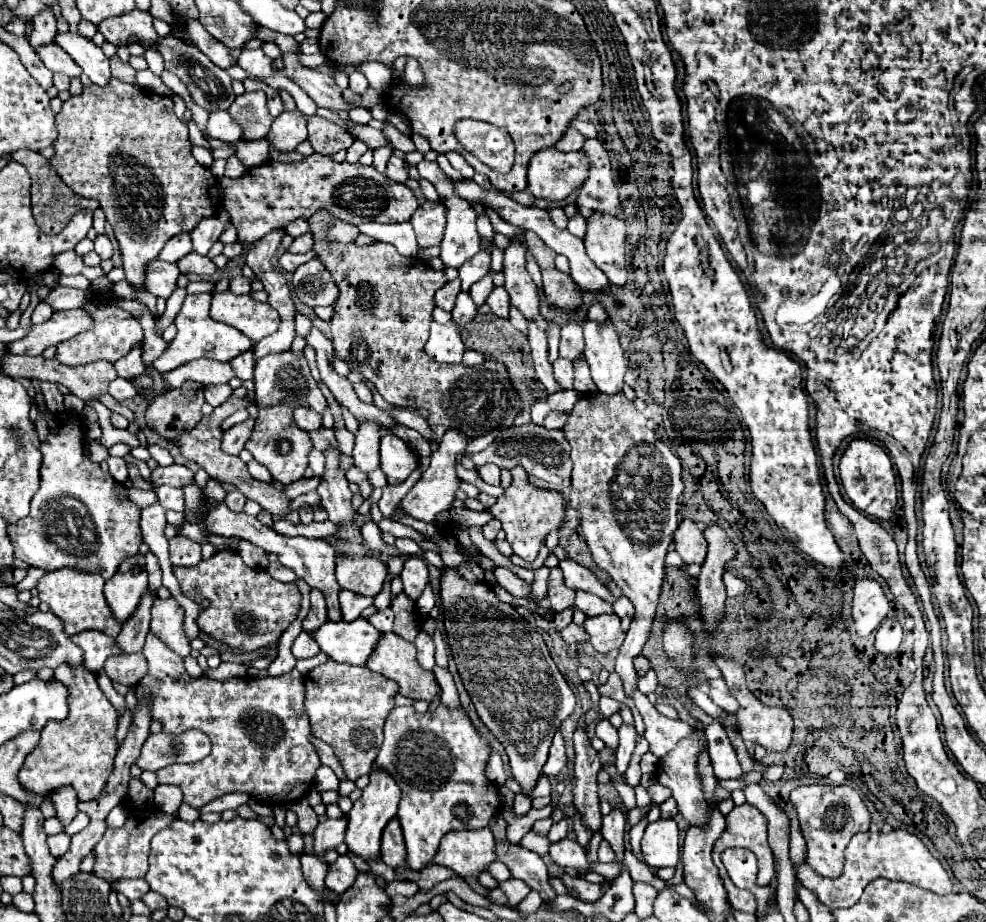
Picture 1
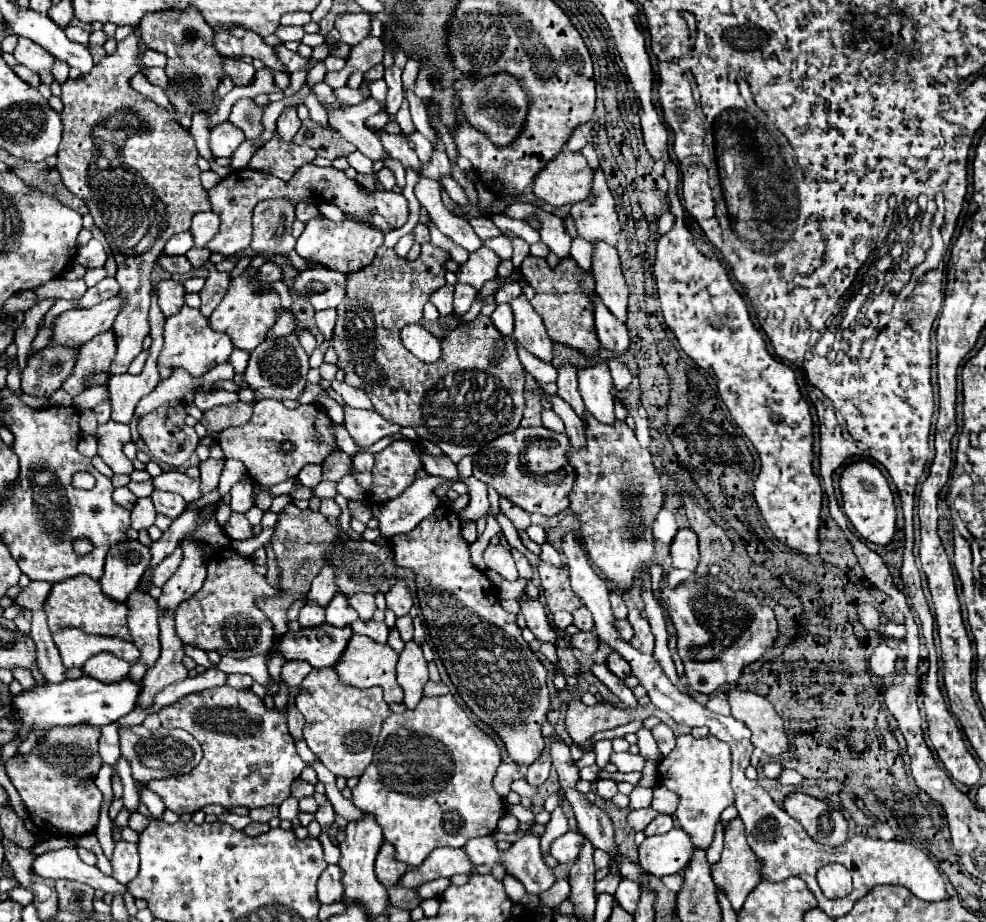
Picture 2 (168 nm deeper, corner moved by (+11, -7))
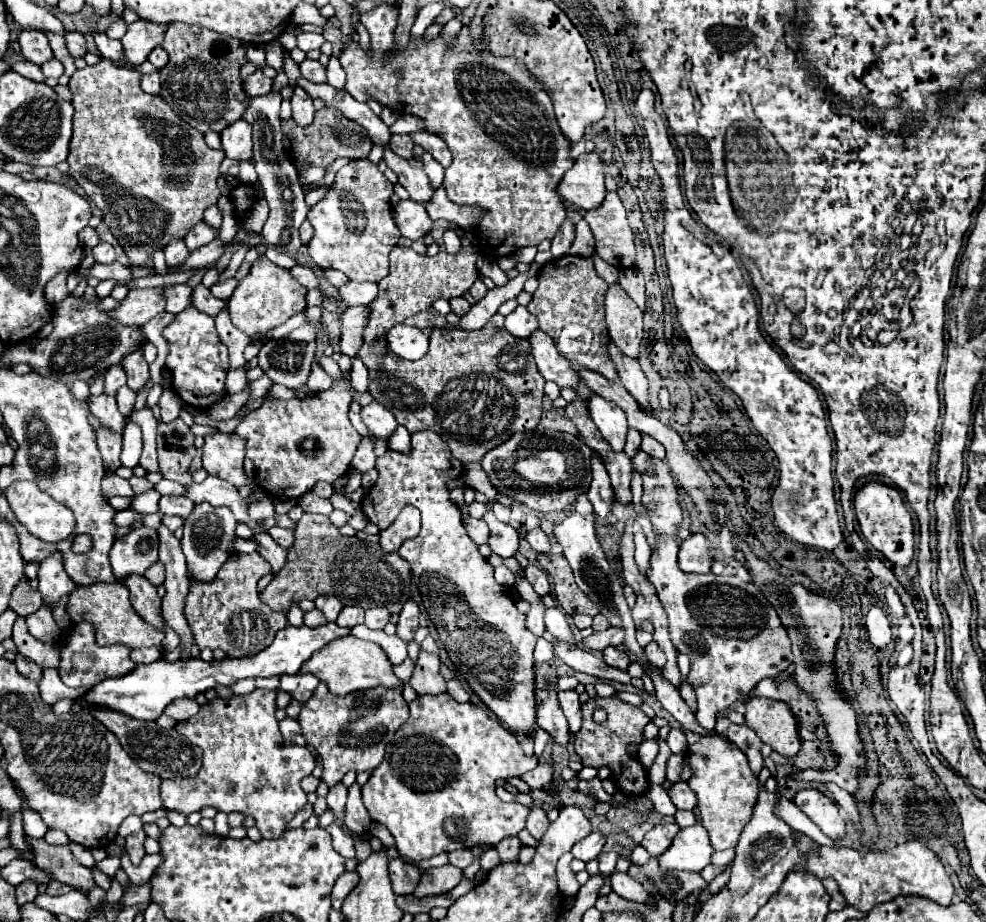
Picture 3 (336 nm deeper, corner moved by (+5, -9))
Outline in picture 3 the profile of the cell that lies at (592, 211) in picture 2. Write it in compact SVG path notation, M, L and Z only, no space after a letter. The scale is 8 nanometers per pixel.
M607 193L599 209L585 213L585 221L589 223L595 239L595 255L617 269L633 267L633 233L629 229L625 207L617 193Z

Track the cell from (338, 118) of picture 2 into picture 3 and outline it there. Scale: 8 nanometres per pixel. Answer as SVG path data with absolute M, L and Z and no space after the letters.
M385 147L383 159L387 161L387 167L399 175L399 183L409 191L409 195L415 203L427 205L431 201L435 189L431 187L429 177L425 175L425 171L421 167L411 167L403 157L395 155L389 147Z

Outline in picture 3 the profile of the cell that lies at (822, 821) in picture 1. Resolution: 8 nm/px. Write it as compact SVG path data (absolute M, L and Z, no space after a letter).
M803 789L793 799L797 807L815 823L821 827L821 831L833 839L843 837L845 833L845 821L839 815L839 809L831 797L817 789Z

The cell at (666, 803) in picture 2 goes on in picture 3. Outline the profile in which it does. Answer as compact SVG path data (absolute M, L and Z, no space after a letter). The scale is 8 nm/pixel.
M675 783L669 791L669 797L677 805L677 809L695 809L695 805L697 805L697 797L687 787L687 783Z

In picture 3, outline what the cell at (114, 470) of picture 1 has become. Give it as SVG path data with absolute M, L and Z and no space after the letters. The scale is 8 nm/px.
M105 475L102 479L101 486L103 495L105 495L107 499L111 499L111 497L115 497L115 495L121 495L121 497L133 497L133 495L135 495L135 493L131 491L129 481L125 481L125 479L117 477L117 475Z

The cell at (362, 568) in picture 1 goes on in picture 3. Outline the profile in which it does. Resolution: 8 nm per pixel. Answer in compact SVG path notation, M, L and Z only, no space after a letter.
M371 607L365 611L365 625L371 629L383 629L389 623L389 611L385 607Z

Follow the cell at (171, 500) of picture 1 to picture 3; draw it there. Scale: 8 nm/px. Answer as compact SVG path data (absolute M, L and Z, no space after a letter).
M165 495L159 501L159 511L163 515L177 515L177 517L187 517L193 511L195 503L187 497L175 497L175 495Z

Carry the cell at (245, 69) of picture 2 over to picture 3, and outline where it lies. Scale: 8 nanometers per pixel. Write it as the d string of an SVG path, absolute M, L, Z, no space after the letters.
M255 71L253 75L249 75L247 79L245 79L245 91L247 91L247 95L267 95L269 91L271 91L271 87L273 87L273 79L269 79L269 77L265 77L263 75L263 71Z

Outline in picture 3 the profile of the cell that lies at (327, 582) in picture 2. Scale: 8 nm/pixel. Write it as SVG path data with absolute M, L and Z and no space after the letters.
M319 597L317 601L315 601L315 605L317 605L317 609L327 617L327 621L335 621L337 619L337 615L339 615L339 611L343 609L343 605L339 603L339 599L337 597Z

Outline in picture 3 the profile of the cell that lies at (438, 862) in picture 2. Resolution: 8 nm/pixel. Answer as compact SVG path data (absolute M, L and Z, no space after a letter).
M451 865L435 867L423 873L413 895L417 899L429 897L429 895L443 895L443 893L449 893L455 885L459 885L461 879L463 879L463 871L459 871L457 867L451 867Z

